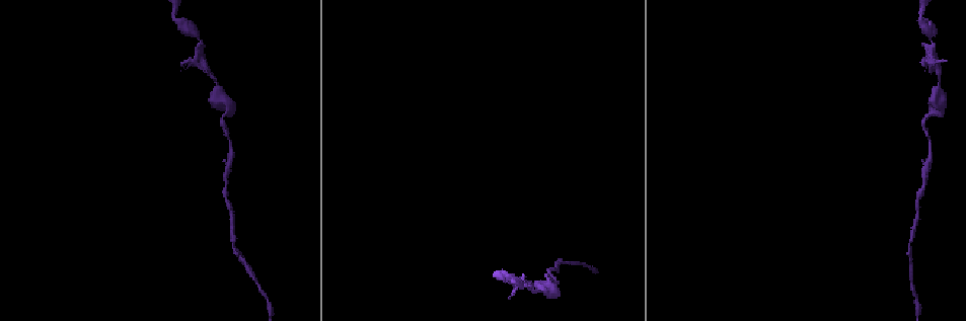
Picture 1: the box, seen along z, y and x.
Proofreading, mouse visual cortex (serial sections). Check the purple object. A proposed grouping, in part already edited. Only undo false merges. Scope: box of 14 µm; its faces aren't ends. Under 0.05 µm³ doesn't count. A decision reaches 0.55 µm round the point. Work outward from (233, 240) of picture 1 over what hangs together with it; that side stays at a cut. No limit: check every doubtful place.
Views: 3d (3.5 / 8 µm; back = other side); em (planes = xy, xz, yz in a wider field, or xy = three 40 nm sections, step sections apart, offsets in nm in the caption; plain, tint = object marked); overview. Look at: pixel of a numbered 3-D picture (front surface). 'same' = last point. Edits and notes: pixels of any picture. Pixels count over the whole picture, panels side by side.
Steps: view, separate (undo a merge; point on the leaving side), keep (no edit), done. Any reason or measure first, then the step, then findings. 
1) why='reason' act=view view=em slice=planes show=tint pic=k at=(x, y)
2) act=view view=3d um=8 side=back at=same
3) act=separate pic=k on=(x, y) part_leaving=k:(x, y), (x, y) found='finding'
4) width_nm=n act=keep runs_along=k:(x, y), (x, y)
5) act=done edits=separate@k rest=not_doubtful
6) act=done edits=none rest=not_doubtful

why='abrupt turn' act=view view=3d um=3.5 pic=1 at=(548, 274)

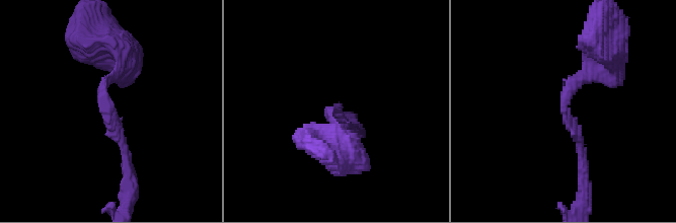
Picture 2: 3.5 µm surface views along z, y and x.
arm_widths_nm=100,200 act=view view=em slice=xy step=2 show=tint pic=2 at=(564, 104)

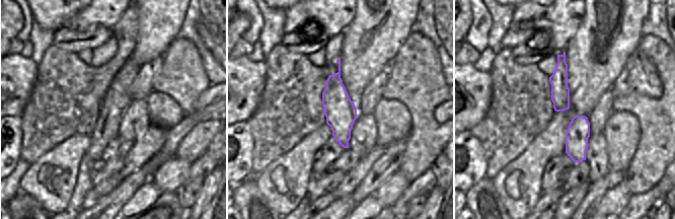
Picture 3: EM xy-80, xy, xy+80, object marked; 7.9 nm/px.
act=keep runs_along=2:(582, 163), (564, 100), (603, 60) found='all the same cell'

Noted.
why='sharp bend' act=view view=3d um=3.5 pic=1 at=(940, 100)

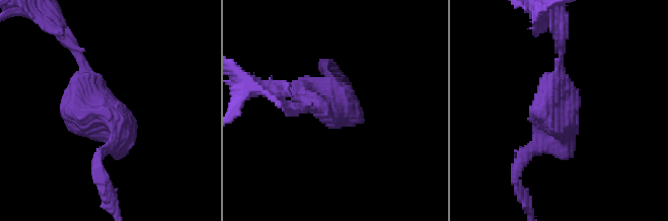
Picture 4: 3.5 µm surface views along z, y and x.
why='need the tissue' act=view view=em slice=xy step=3 show=tint pic=4 at=(556, 108)

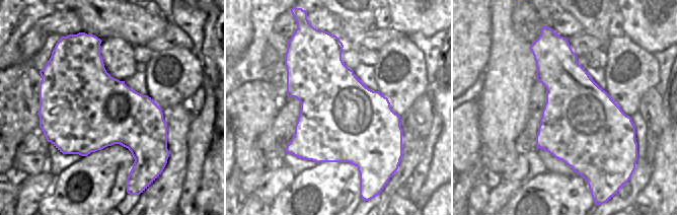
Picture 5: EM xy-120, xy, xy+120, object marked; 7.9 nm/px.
act=keep runs_along=4:(103, 153), (119, 129), (72, 45) found='continuous, no second cell'

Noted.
why='abrupt turn' act=view view=3d um=3.5 pic=1 at=(194, 63)

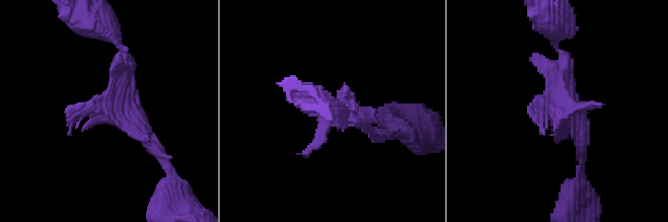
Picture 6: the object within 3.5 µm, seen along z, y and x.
act=view view=em slice=xy step=3 show=tint pic=6 at=(108, 110)

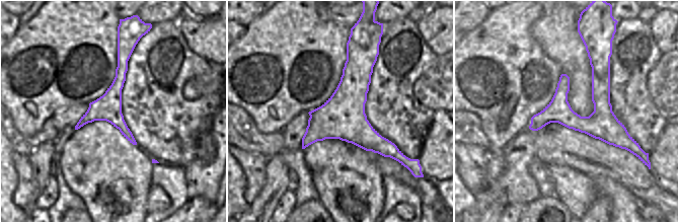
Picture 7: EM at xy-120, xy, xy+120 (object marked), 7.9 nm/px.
act=separate pic=6 on=(558, 113) part_leaving=6:(134, 121), (108, 112), (122, 55) found='two cells meet here'

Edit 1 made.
why='narrows sharply' act=view view=3d um=8 pic=6 at=(392, 137)

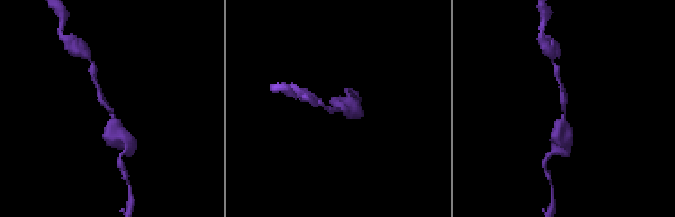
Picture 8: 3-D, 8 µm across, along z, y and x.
arm_widths_nm=150,400 why='need the tissue' act=view view=em slice=planes show=tint at=same

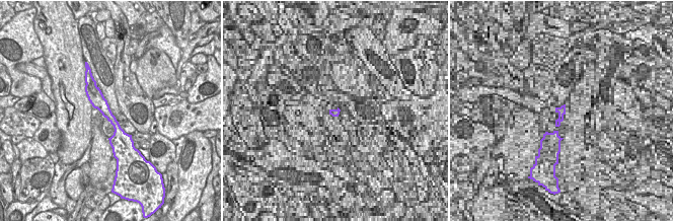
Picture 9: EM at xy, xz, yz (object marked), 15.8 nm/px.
act=keep runs_along=8:(123, 137), (98, 85) found='continuous, no second cell'

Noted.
why='narrows sharply' act=view view=3d um=3.5 pic=1 at=(523, 281)

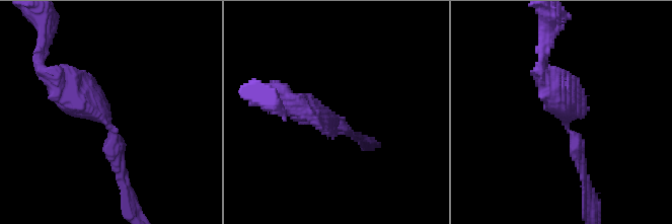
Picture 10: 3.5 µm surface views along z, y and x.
arm_widths_nm=150,350 act=view view=em slice=xy step=2 show=tint pic=10 at=(568, 124)

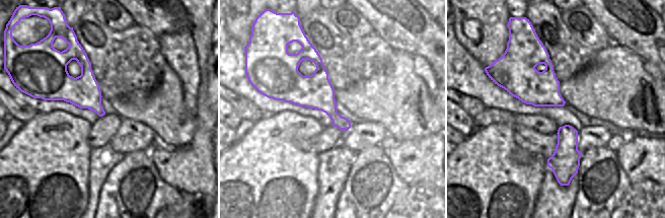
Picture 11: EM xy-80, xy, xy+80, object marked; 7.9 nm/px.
act=keep runs_along=10:(127, 182), (112, 127), (55, 86) found='continuous, no second cell'

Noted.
act=done edits=separate@6 rest=not_doubtful

